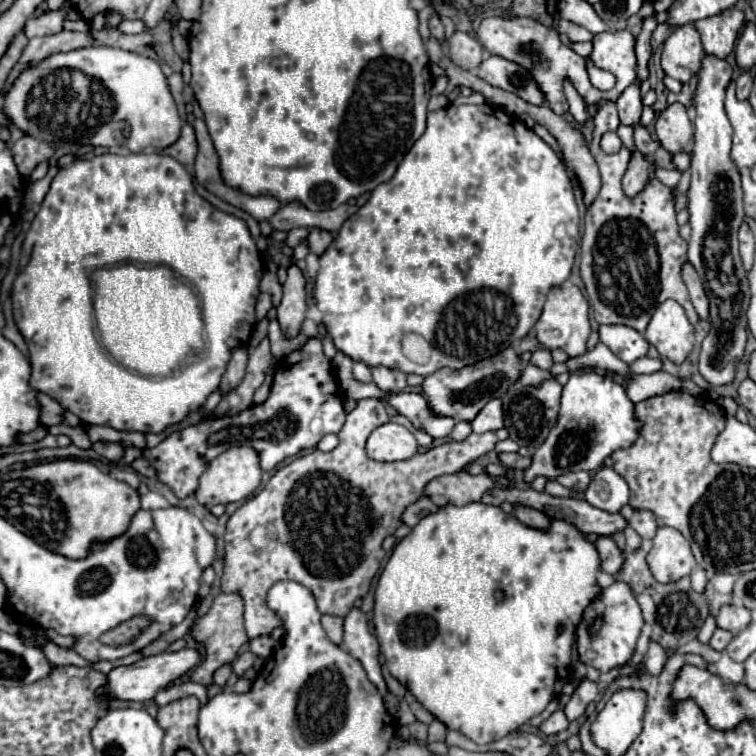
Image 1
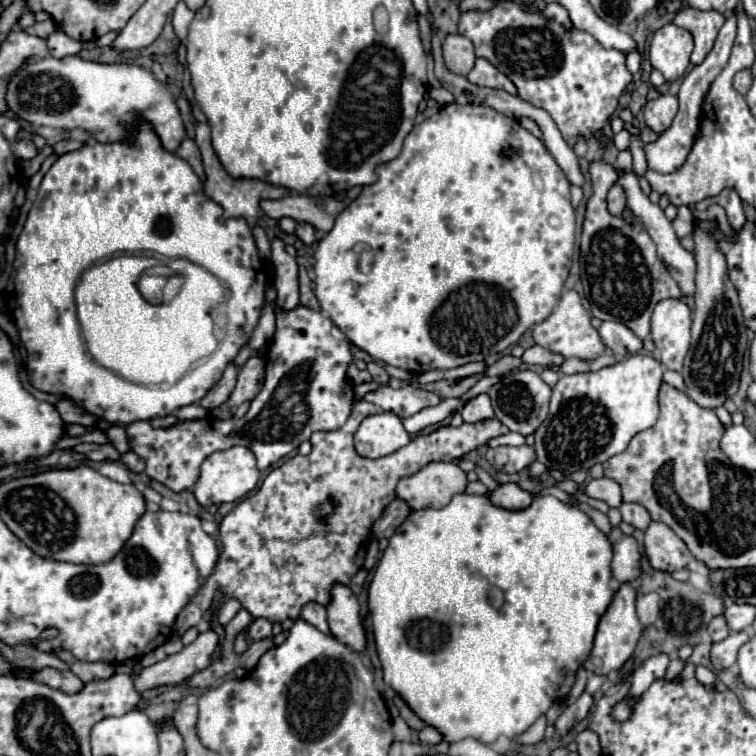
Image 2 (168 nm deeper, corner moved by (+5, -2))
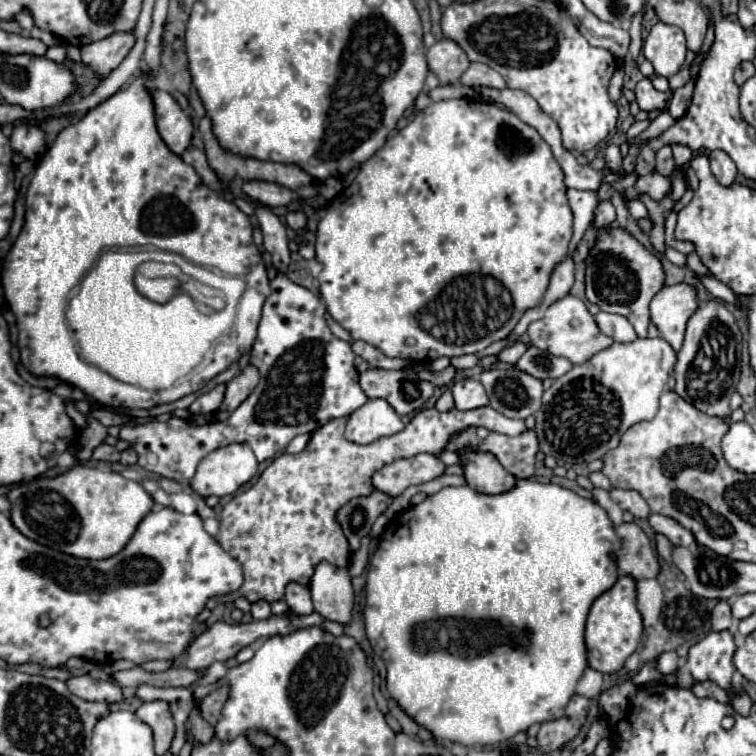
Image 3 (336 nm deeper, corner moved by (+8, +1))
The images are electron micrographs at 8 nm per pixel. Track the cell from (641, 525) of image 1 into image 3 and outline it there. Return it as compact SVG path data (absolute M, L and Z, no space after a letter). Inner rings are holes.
M610 490L610 498L622 508L628 510L634 518L648 518L650 516L650 508L648 504L642 500L642 496L638 496L638 492L634 490Z

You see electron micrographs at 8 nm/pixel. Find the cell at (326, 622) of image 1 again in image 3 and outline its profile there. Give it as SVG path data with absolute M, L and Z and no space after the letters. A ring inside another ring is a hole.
M288 584L284 600L290 606L290 610L294 614L298 614L298 616L308 616L308 614L314 612L310 590L308 588L302 588L300 584Z

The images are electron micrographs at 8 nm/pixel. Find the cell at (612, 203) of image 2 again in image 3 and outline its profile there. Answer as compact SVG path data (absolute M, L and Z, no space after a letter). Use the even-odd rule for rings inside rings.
M604 200L598 204L596 208L596 226L604 228L608 224L612 224L616 220L616 212L614 212L614 206L610 200Z

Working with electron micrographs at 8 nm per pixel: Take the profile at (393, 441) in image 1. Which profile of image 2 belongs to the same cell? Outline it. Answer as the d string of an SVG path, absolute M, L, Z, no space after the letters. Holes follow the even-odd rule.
M383 411L369 415L361 421L355 431L355 451L361 457L385 457L411 441L411 435L405 431L401 417L393 411Z

